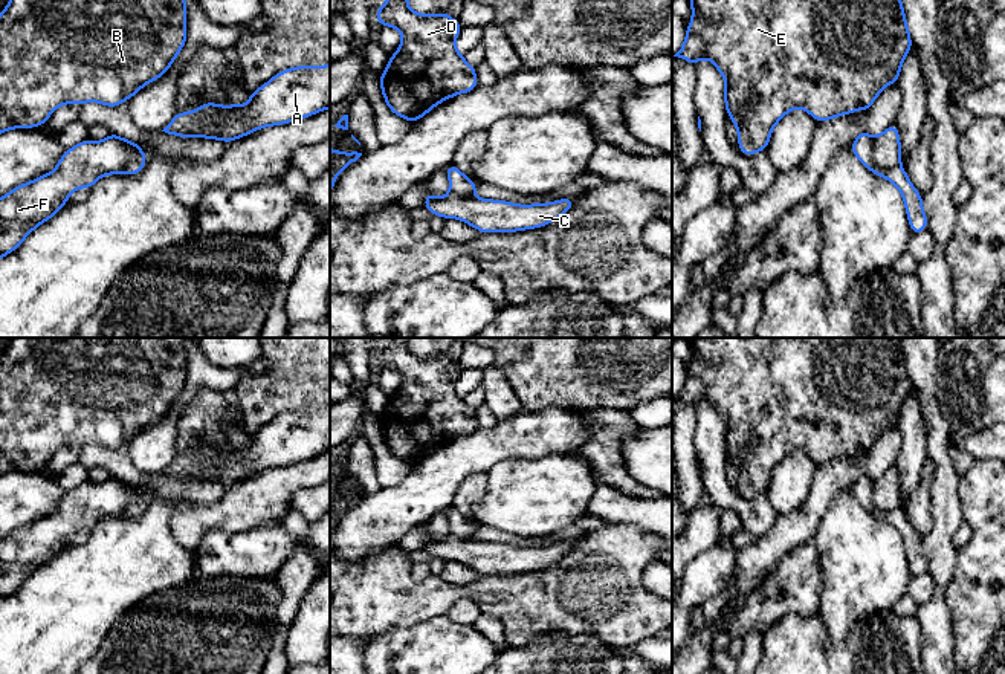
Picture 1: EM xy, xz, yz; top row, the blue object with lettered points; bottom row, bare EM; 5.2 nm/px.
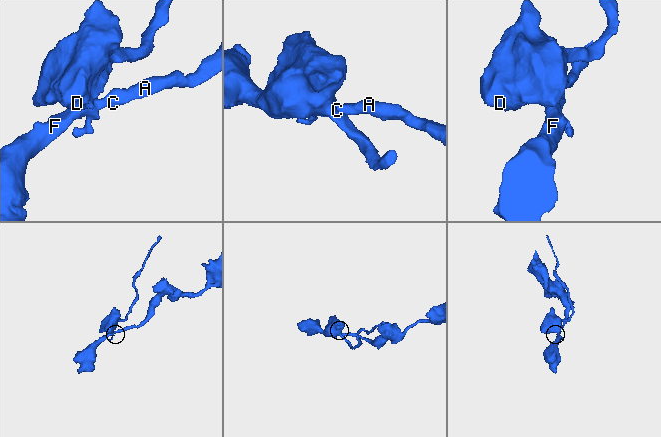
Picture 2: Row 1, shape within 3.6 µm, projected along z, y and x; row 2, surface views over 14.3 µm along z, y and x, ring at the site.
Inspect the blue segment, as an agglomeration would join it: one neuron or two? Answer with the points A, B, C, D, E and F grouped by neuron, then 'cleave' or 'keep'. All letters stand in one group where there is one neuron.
A C F / B D E | cleave

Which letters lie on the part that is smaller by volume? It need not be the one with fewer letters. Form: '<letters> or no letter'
B, D, E

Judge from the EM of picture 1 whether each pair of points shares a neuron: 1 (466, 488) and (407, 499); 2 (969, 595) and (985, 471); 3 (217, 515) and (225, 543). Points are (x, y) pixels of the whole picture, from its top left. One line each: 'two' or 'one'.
1: two
2: one
3: two

